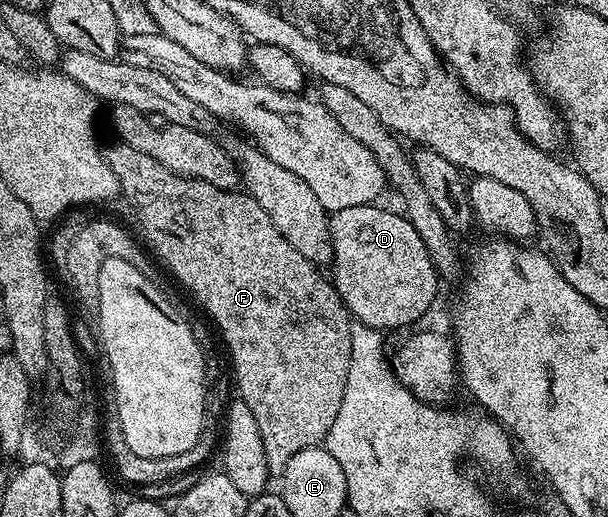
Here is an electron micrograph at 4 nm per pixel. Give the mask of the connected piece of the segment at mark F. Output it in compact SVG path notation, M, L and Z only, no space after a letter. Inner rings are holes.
M107 145L104 153L112 172L116 172L121 197L126 197L134 209L134 218L146 237L145 245L171 279L177 285L179 282L214 321L234 365L237 397L248 404L260 427L271 471L281 472L296 452L323 445L336 412L340 412L344 384L348 384L348 360L352 360L352 319L333 281L280 236L272 216L249 194L221 190L199 178L182 178L152 156L136 152L136 148Z

